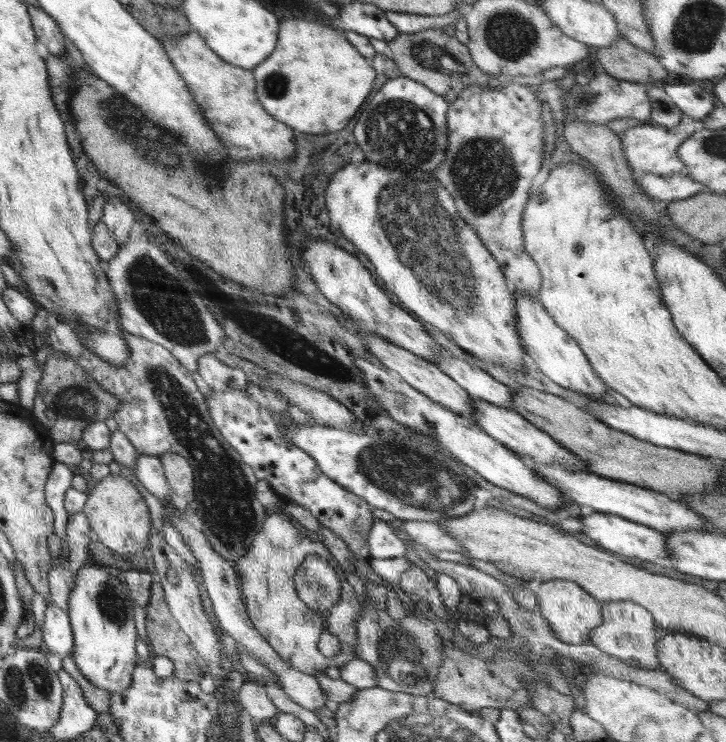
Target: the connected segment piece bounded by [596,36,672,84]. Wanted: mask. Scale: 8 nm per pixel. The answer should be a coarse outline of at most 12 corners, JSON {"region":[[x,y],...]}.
{"region":[[624,37],[598,48],[604,72],[620,80],[662,84],[672,76],[651,53]]}

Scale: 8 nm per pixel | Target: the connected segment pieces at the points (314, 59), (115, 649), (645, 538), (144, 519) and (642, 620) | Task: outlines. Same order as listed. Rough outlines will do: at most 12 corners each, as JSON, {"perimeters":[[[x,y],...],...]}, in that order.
{"perimeters":[[[288,18],[253,68],[264,110],[338,132],[376,71],[332,22]],[[96,564],[77,570],[72,657],[112,694],[139,656],[128,590]],[[594,512],[572,526],[602,549],[665,563],[666,536],[617,514]],[[111,475],[82,511],[120,558],[148,548],[152,524],[136,486]],[[631,601],[601,603],[590,642],[623,665],[662,669],[666,633]]]}

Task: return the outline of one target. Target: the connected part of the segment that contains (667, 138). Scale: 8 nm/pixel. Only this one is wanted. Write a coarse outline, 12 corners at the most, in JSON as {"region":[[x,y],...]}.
{"region":[[684,115],[670,128],[641,125],[619,135],[634,171],[671,175],[677,148],[701,125]]}

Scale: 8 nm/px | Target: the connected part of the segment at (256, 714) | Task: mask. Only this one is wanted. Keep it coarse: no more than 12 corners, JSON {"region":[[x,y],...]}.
{"region":[[245,682],[238,702],[254,726],[279,714],[264,687]]}

